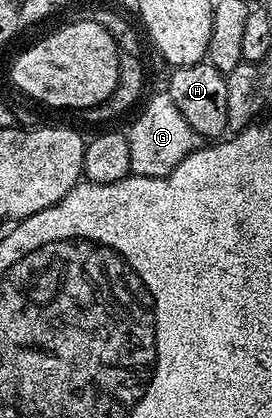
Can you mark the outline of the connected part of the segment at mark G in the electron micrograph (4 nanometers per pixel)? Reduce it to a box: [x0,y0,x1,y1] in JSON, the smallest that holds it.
[127,92,203,177]

